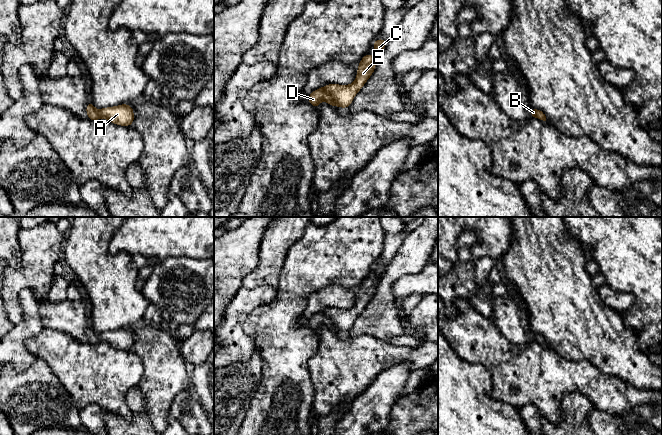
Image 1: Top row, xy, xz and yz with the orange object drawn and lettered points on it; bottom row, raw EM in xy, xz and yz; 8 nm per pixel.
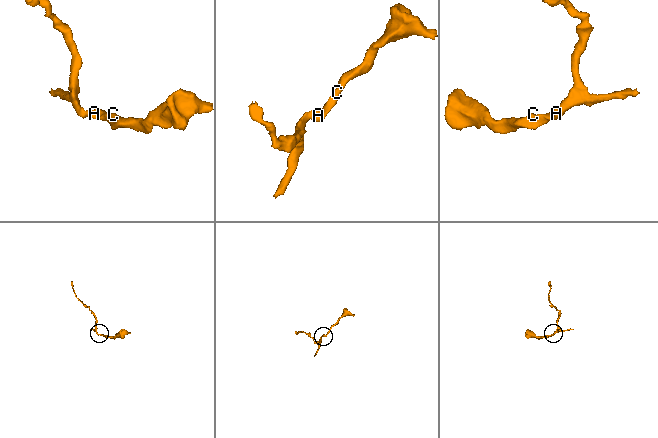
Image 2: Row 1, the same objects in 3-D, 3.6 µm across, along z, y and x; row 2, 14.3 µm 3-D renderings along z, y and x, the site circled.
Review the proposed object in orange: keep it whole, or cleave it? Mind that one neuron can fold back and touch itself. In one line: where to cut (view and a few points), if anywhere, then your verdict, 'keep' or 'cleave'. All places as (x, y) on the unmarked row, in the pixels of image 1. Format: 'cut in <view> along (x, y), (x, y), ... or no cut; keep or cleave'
no cut; keep

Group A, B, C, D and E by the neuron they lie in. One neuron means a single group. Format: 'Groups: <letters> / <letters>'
Groups: A B C D E

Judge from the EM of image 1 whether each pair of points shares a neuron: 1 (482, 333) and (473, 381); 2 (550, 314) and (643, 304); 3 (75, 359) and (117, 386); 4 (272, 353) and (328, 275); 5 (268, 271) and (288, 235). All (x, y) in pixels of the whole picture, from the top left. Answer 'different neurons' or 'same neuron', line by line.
1: different neurons
2: different neurons
3: same neuron
4: same neuron
5: same neuron

